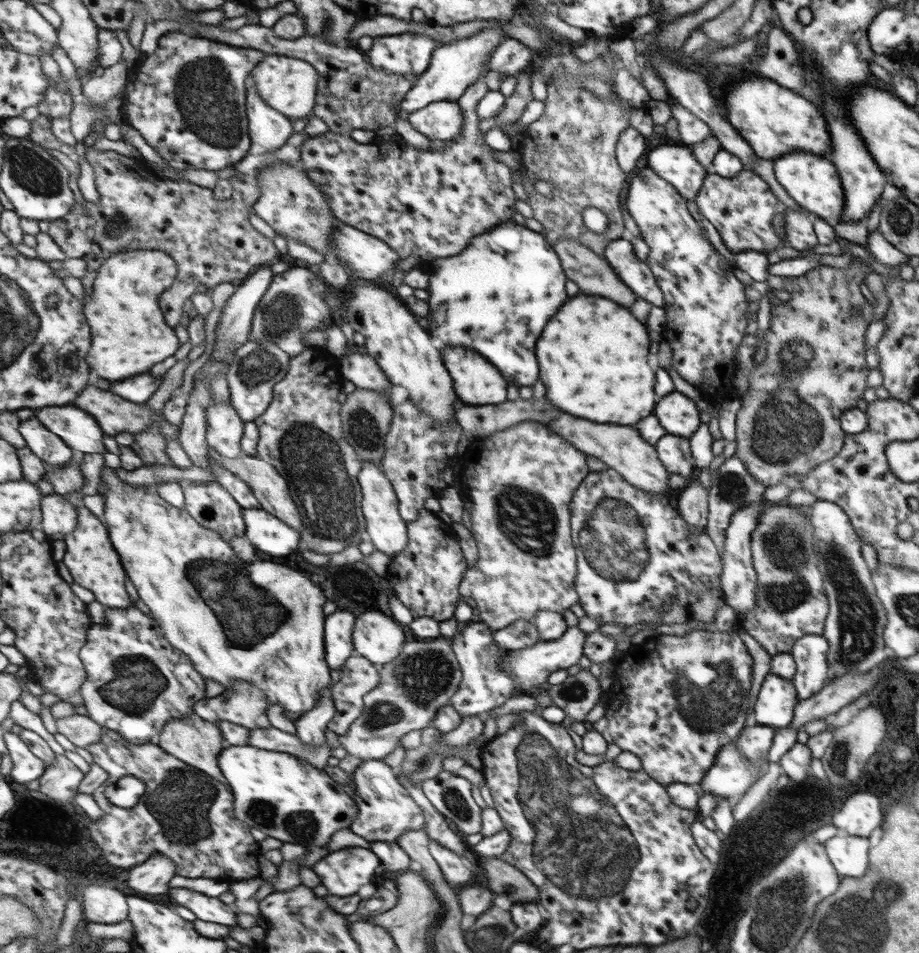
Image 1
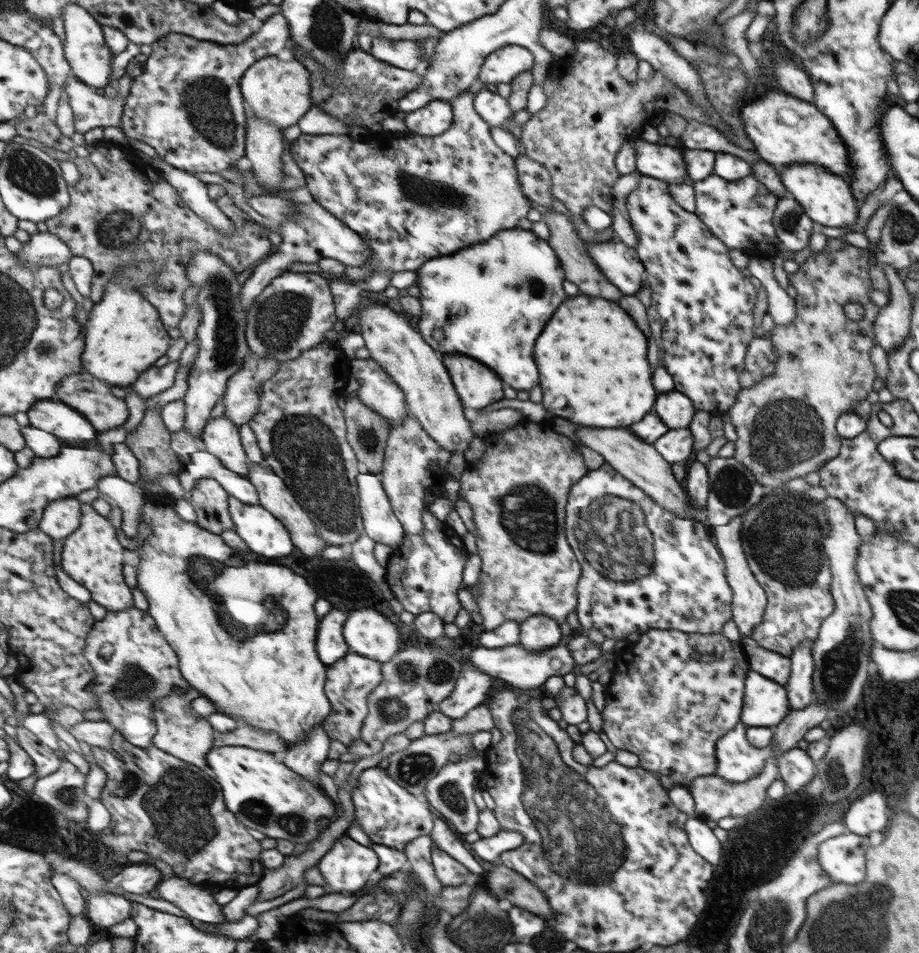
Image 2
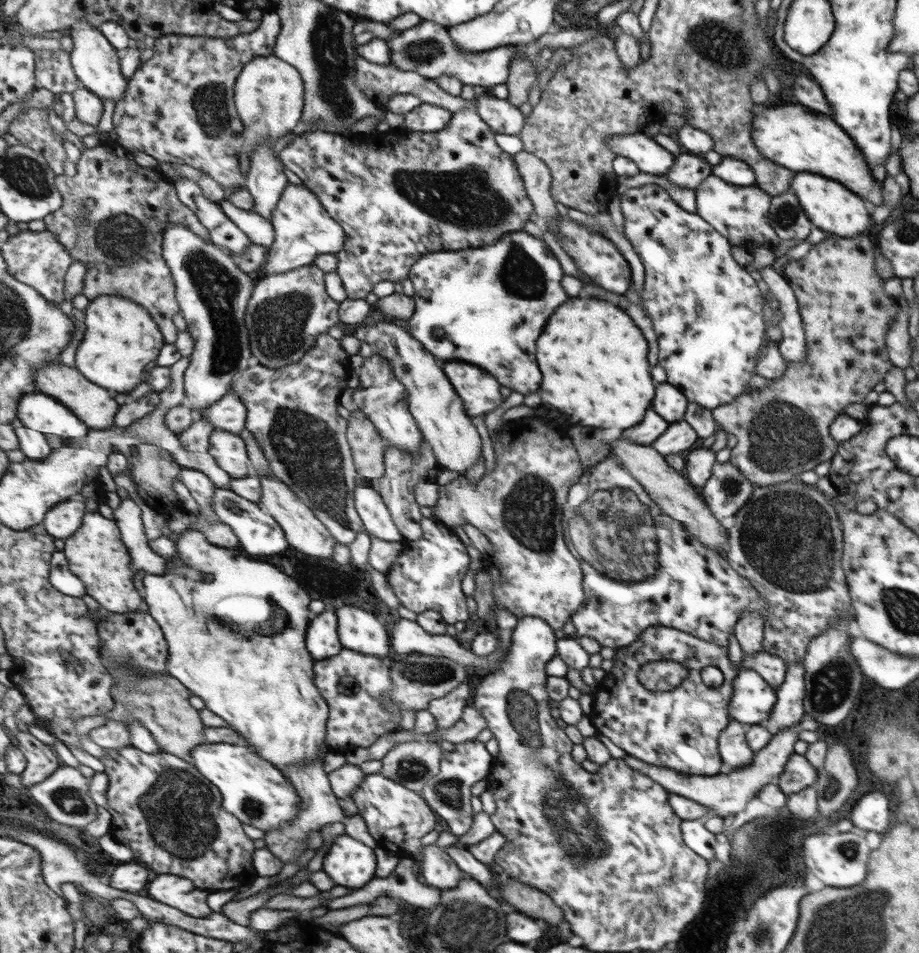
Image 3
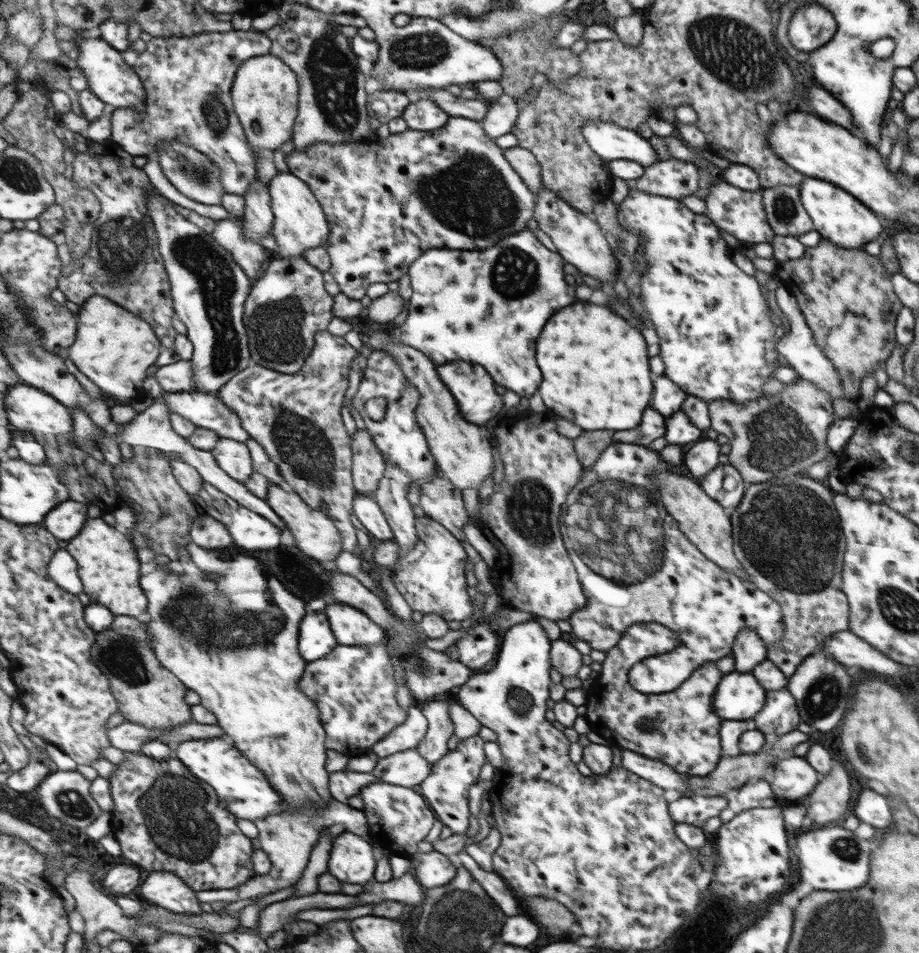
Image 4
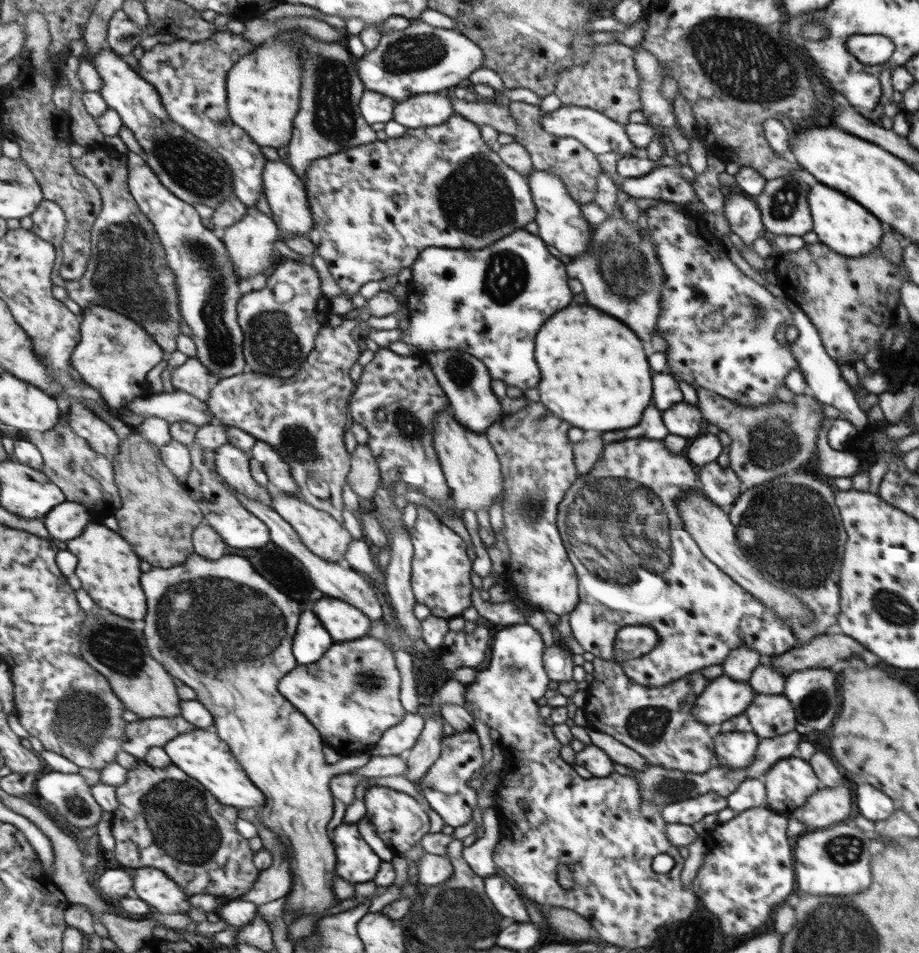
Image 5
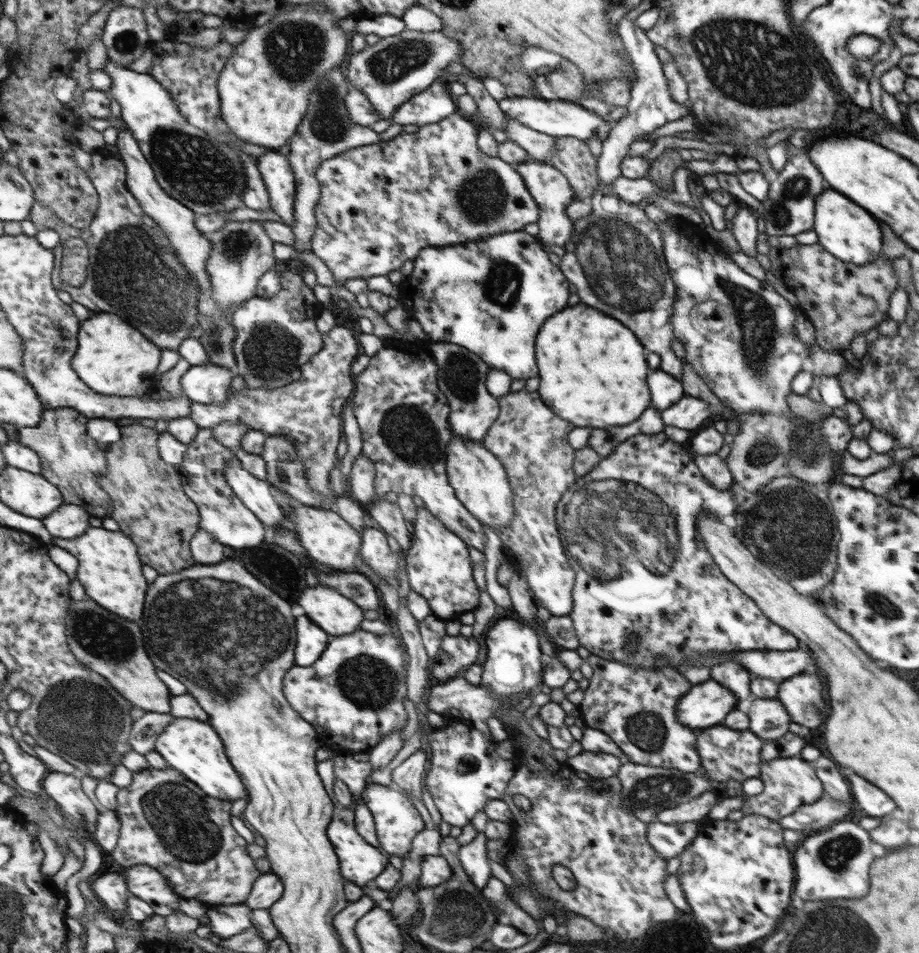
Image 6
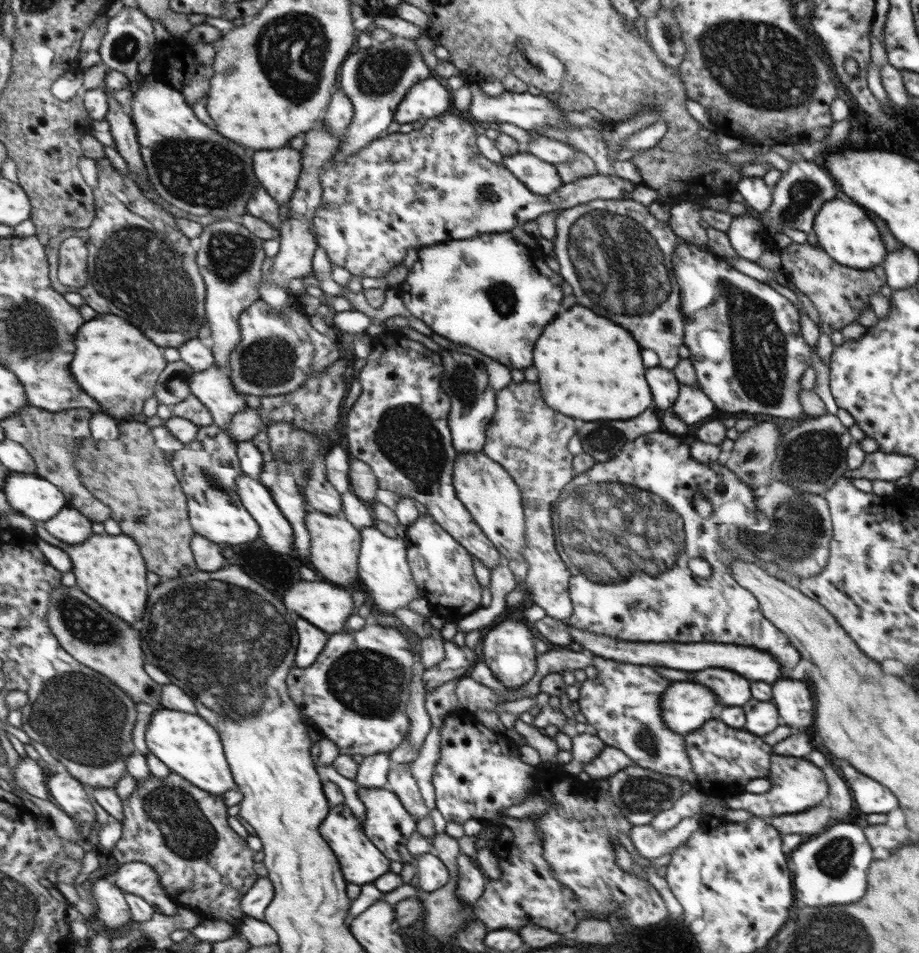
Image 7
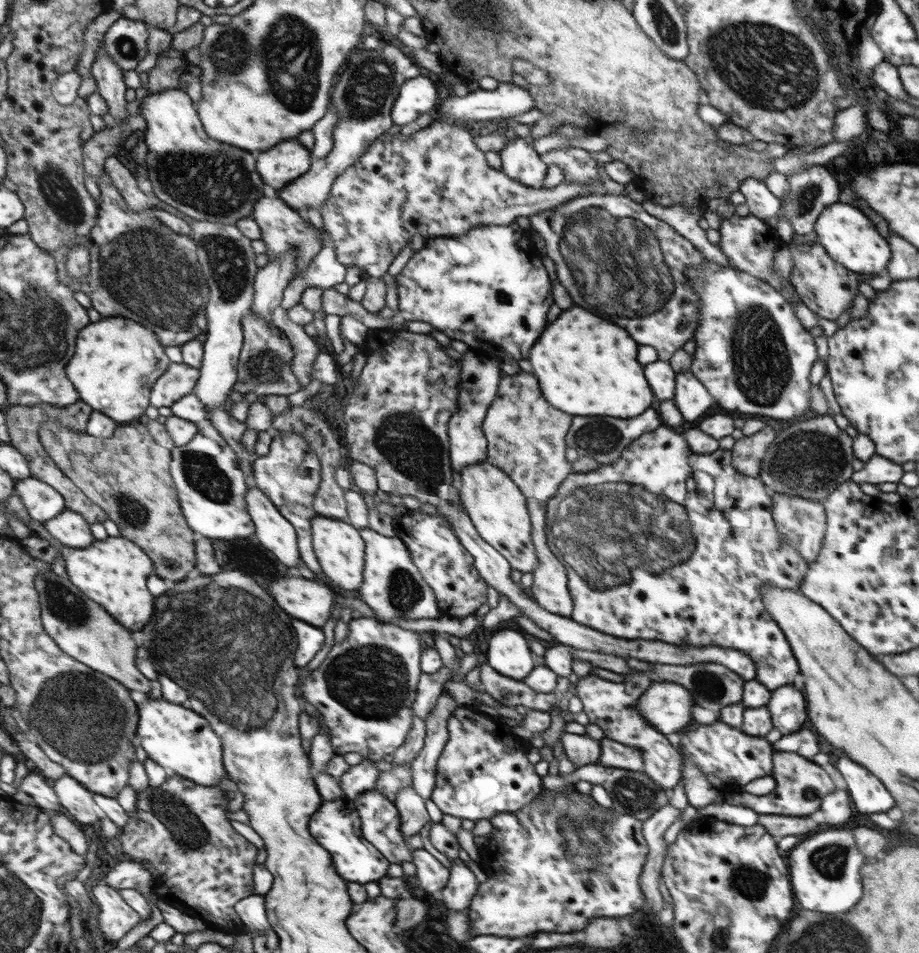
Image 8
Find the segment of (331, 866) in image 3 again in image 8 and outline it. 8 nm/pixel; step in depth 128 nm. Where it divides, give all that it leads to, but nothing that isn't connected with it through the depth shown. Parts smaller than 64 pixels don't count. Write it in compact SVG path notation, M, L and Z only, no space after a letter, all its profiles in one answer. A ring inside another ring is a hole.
M346 796L331 802L324 802L323 808L315 820L311 820L310 832L315 836L319 844L323 844L335 856L335 866L339 868L339 874L349 882L359 884L371 883L385 876L387 860L365 838L361 838L361 818L359 817L358 805L353 799Z

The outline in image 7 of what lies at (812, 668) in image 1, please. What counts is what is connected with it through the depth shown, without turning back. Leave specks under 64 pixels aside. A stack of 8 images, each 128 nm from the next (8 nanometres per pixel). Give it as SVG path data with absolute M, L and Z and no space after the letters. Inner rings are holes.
M751 697L741 707L745 715L743 729L747 732L761 737L777 728L778 712L772 701L759 702Z

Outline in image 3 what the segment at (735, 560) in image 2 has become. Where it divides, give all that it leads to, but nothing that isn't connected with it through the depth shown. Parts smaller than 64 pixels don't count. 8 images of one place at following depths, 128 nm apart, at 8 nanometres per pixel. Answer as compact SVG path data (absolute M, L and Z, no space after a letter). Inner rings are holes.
M746 612L734 624L733 632L743 655L762 650L764 622L757 612Z

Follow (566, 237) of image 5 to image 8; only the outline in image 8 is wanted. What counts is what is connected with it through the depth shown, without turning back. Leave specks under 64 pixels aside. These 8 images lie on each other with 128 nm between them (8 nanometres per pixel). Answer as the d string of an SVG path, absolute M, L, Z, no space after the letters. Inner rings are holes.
M509 137L508 143L498 152L500 169L511 180L539 189L546 175L548 163L538 155L528 139Z

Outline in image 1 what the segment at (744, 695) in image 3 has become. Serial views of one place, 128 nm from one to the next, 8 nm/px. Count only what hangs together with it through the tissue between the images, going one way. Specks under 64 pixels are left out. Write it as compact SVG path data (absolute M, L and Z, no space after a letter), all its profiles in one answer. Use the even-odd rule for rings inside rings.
M768 674L760 684L752 714L757 725L782 729L793 722L797 702L791 680Z

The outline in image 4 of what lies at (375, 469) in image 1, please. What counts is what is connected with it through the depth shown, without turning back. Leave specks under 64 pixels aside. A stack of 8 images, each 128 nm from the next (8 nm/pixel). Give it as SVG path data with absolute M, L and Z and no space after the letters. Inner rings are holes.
M356 494L354 512L361 526L377 540L391 541L394 538L385 514L371 495Z

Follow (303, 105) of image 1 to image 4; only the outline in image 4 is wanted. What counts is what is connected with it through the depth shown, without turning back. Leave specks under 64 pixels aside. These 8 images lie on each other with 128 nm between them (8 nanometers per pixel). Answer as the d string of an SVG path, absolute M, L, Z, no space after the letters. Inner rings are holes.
M273 53L254 56L246 60L238 70L232 99L235 112L243 120L244 132L254 152L278 150L289 140L294 139L294 126L298 119L300 103L299 79L291 78L292 68Z

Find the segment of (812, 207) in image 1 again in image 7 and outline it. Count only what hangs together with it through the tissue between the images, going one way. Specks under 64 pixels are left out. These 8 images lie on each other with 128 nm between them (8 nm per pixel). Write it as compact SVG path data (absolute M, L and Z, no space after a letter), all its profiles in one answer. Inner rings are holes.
M839 198L827 200L815 213L811 233L816 236L817 244L824 249L837 264L847 268L871 269L883 260L885 248L881 244L879 231L873 222L863 214L859 205L847 204Z

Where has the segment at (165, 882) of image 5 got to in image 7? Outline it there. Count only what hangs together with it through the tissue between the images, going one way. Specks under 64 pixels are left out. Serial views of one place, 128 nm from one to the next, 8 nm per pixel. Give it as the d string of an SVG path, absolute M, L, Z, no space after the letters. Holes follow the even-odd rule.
M128 862L120 865L112 879L125 893L137 894L144 898L157 913L167 916L179 913L179 905L169 896L166 888L162 886L158 873L150 864Z

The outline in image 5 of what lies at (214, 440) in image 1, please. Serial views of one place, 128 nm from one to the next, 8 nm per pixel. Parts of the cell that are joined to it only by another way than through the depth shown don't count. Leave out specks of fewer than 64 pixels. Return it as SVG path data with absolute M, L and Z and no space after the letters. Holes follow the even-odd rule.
M230 442L216 449L217 473L231 487L235 487L242 495L259 499L263 504L272 507L274 489L265 488L255 481L251 472L251 458L242 448Z

